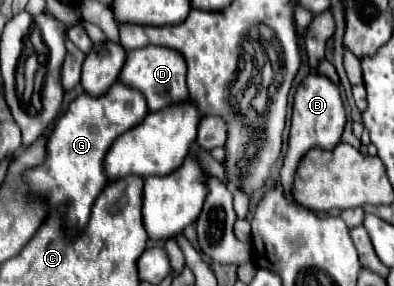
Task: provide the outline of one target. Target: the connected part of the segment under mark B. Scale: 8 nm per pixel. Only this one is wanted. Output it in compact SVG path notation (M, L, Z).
M309 73L301 81L301 85L297 87L295 99L293 99L289 151L287 151L287 157L285 157L285 165L281 169L281 185L283 185L283 193L285 193L287 201L295 203L291 189L293 189L293 177L295 177L295 171L297 171L297 165L299 165L301 157L313 147L333 149L341 141L343 127L345 127L345 109L343 109L339 87L325 75Z

